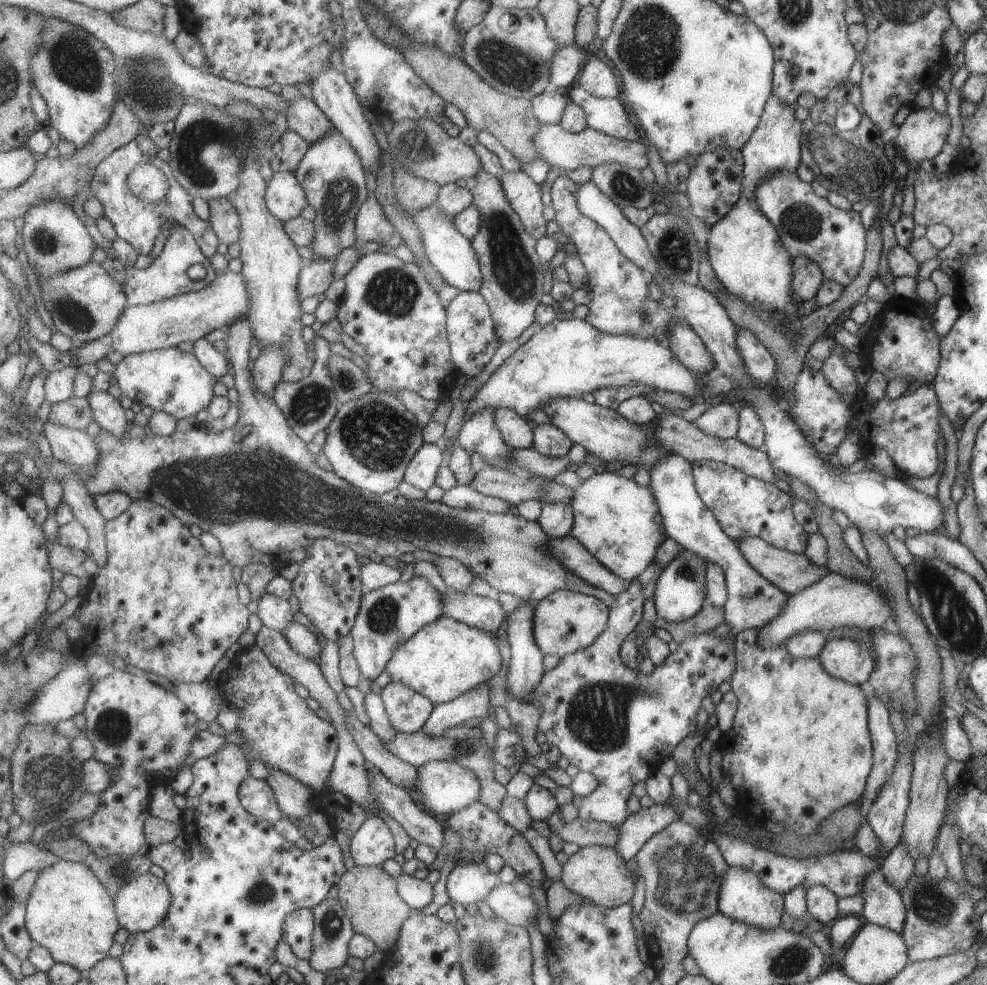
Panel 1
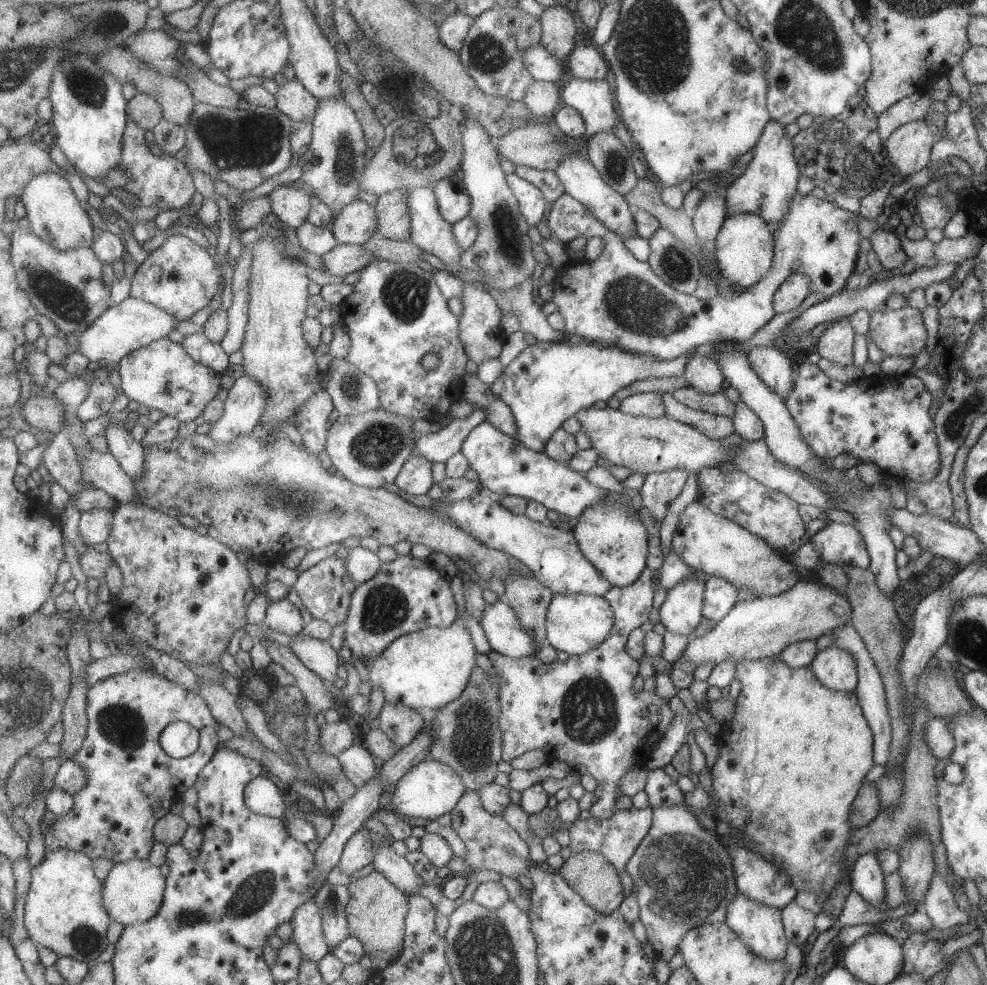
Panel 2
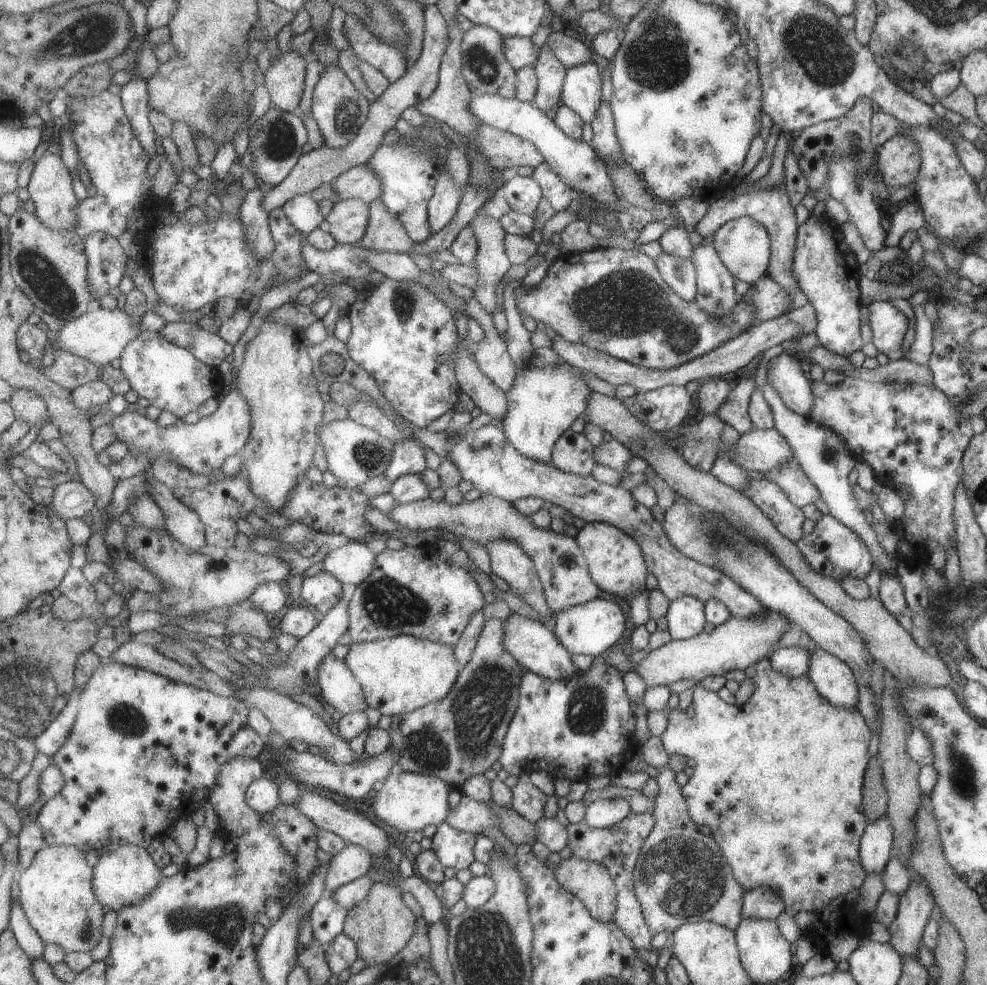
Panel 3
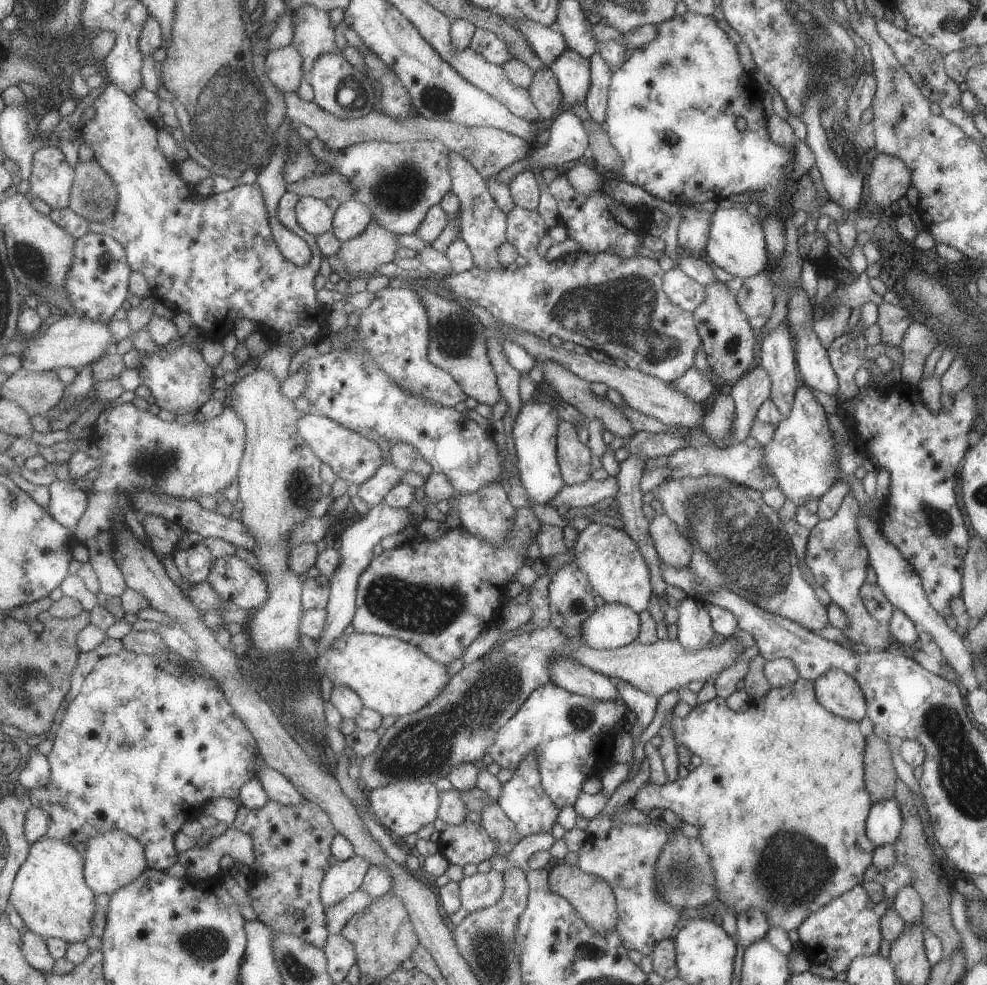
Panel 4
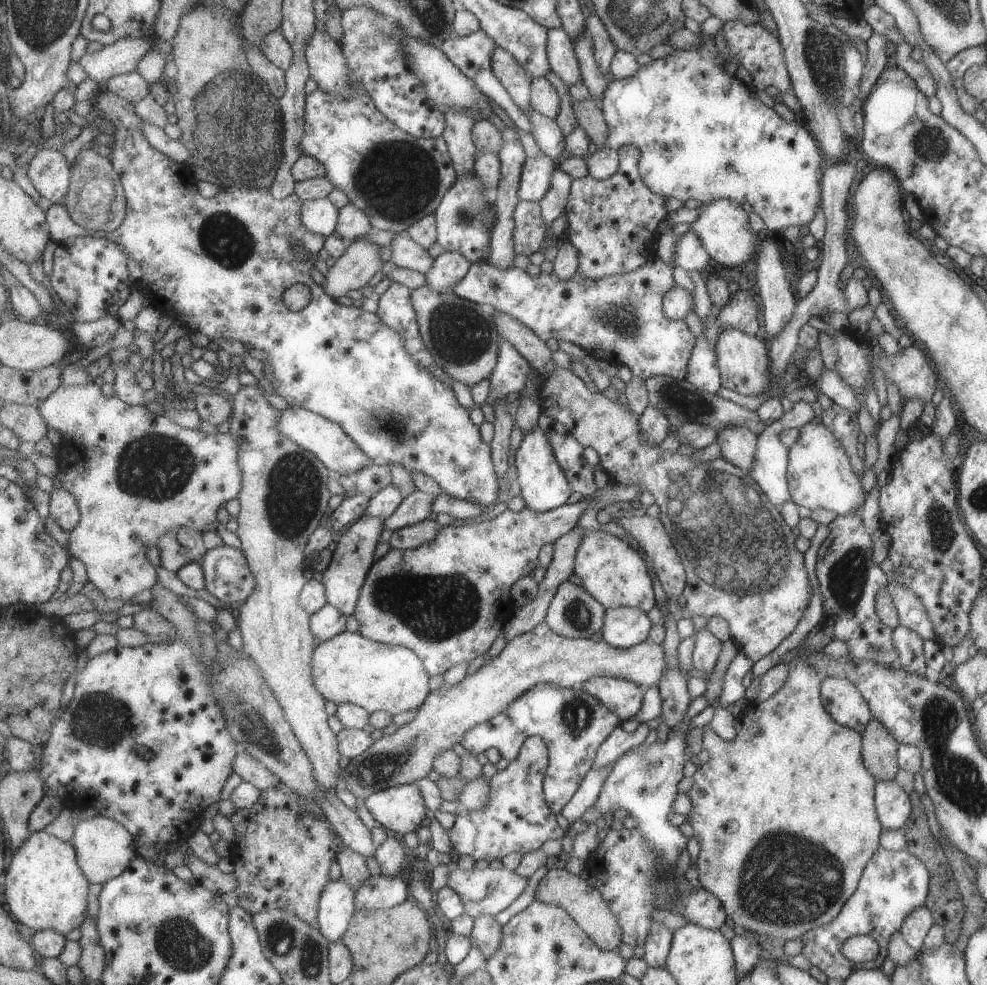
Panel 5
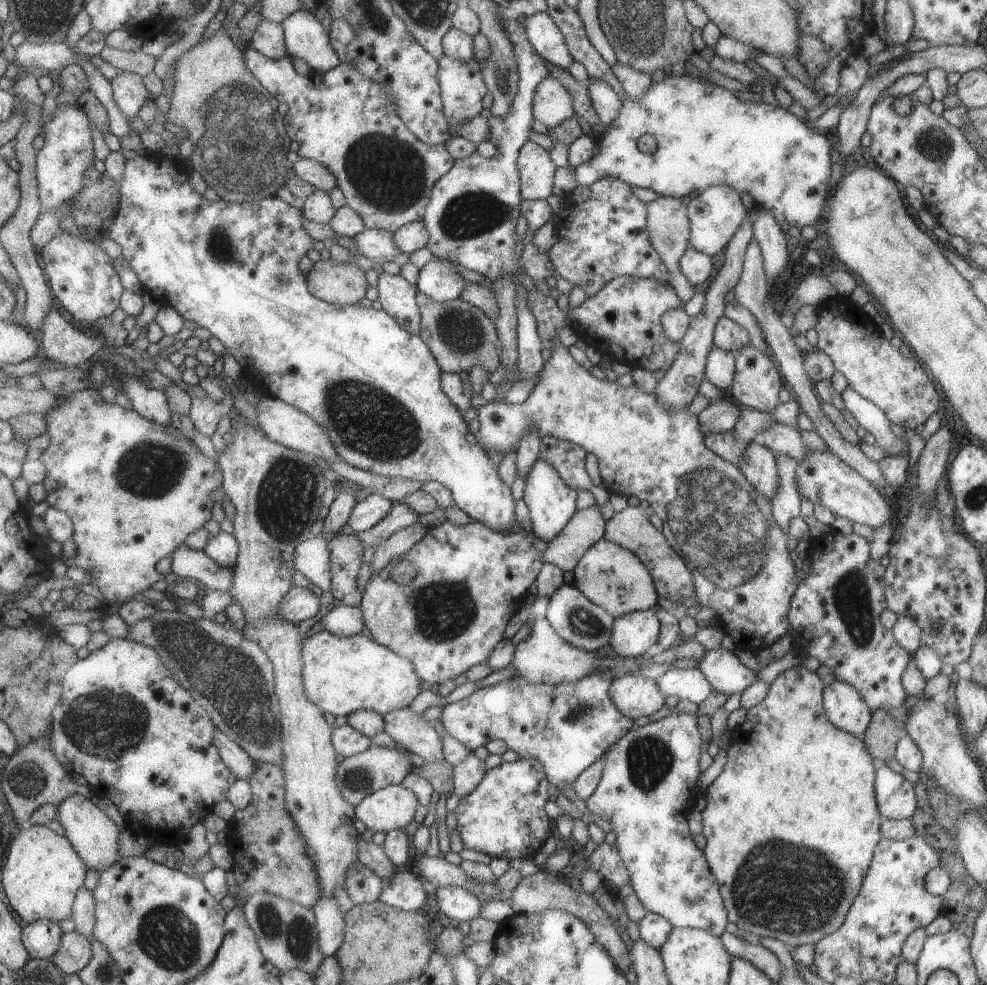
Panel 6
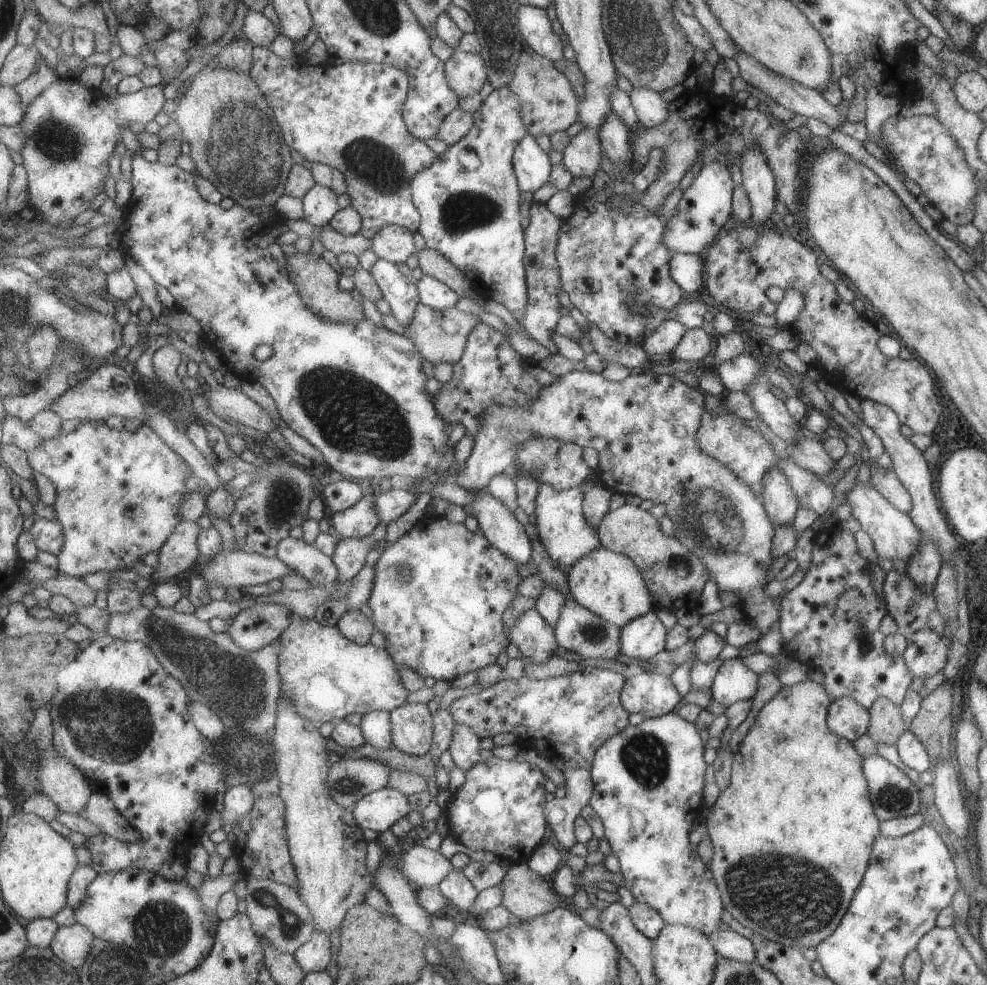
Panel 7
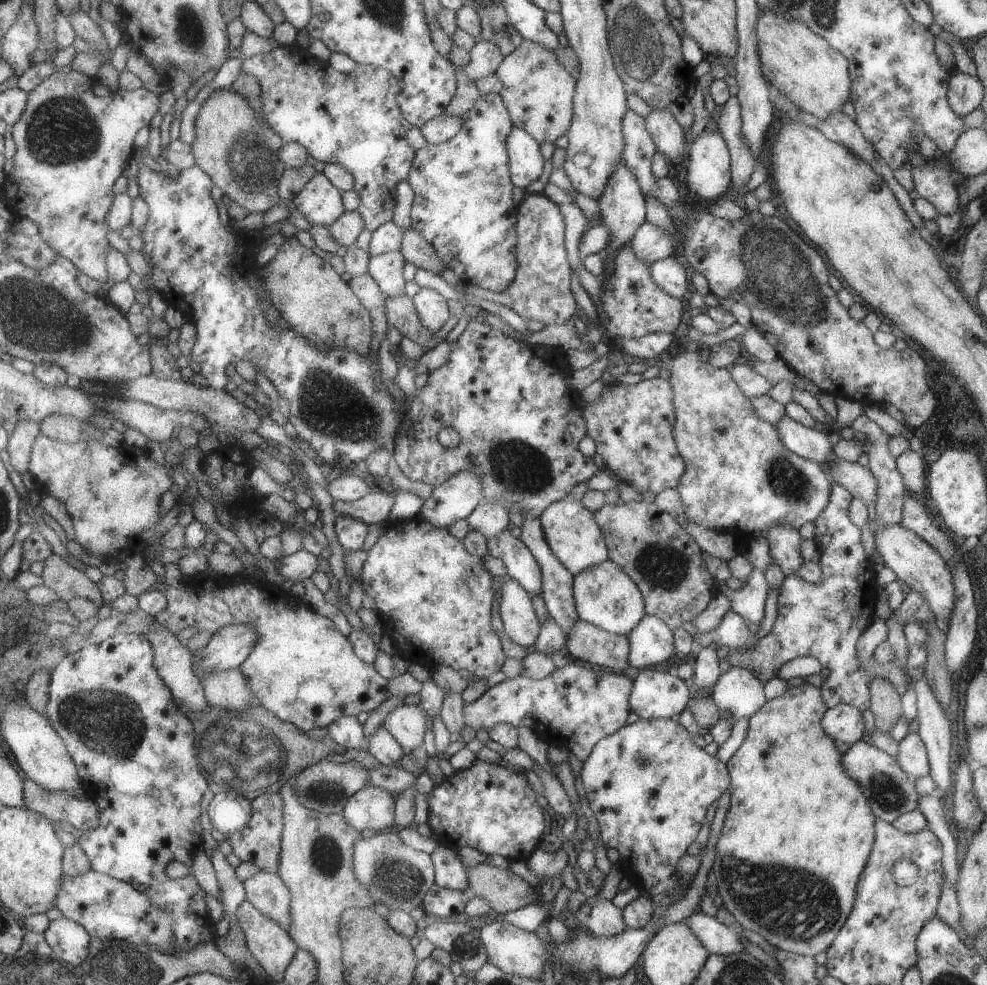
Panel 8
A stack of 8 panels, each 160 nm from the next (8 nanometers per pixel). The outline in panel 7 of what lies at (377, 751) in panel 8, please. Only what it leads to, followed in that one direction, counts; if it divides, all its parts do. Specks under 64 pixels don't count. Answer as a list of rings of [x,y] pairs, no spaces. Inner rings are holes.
[[[389,711],[368,712],[362,717],[360,727],[367,743],[382,749],[393,748],[392,718]]]

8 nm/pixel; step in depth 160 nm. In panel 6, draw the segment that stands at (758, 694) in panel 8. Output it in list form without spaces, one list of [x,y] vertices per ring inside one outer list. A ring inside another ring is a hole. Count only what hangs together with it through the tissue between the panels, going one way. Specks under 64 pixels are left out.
[[[723,647],[705,650],[697,668],[703,673],[710,688],[724,694],[740,693],[755,679],[751,669],[747,669],[733,655]]]

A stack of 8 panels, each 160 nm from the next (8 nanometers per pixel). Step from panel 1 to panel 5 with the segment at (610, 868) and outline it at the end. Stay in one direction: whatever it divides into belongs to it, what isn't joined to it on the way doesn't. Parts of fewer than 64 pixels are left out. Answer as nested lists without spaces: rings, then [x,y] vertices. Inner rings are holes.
[[[550,868],[545,878],[541,881],[537,899],[549,904],[561,905],[576,920],[579,927],[596,941],[601,948],[619,947],[622,939],[620,924],[617,922],[617,916],[611,912],[607,901],[601,897],[601,894],[595,887],[589,886],[586,880],[579,875],[572,874],[566,869]]]

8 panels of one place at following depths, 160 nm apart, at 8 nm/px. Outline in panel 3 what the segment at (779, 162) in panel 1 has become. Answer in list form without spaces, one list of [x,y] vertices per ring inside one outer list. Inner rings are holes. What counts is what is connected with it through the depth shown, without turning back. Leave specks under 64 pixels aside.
[[[775,184],[773,187],[763,188],[763,190],[751,190],[742,195],[719,197],[709,202],[708,209],[704,216],[698,221],[695,231],[702,237],[714,234],[715,229],[730,220],[748,216],[763,225],[770,238],[770,257],[766,274],[777,284],[780,284],[792,296],[792,308],[799,308],[807,304],[806,296],[802,294],[798,287],[798,282],[790,273],[790,258],[795,244],[797,223],[795,213],[789,197],[785,193],[784,184]]]

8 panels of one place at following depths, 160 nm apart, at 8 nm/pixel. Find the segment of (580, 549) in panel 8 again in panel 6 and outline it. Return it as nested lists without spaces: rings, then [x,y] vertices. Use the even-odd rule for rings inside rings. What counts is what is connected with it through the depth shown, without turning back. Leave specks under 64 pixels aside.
[[[541,456],[535,461],[526,478],[522,498],[529,508],[533,532],[538,538],[550,543],[576,515],[578,490],[571,488],[561,473]]]

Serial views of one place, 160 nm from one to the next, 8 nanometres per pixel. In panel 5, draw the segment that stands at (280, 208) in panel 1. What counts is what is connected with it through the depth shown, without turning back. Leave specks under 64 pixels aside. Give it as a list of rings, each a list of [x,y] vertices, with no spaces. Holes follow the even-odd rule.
[[[327,197],[304,201],[302,221],[311,232],[330,237],[337,231],[339,218],[340,210]]]

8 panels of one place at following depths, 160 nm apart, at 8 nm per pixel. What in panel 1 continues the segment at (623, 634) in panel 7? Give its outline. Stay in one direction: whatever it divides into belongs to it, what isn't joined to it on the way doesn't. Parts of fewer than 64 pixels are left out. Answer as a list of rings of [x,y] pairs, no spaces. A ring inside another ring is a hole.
[[[561,589],[541,600],[536,606],[534,618],[534,627],[536,630],[537,644],[541,647],[544,654],[556,654],[559,658],[580,651],[582,648],[588,647],[597,635],[607,626],[609,606],[600,601],[597,597],[586,595],[580,591],[572,591]]]

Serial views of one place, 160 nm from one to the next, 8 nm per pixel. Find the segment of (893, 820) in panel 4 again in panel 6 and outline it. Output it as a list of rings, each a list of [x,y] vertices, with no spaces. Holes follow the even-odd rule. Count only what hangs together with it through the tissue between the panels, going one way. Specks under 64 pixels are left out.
[[[876,763],[874,769],[874,789],[878,814],[886,819],[909,819],[913,814],[916,803],[916,794],[913,784],[900,774],[895,773],[887,764]]]

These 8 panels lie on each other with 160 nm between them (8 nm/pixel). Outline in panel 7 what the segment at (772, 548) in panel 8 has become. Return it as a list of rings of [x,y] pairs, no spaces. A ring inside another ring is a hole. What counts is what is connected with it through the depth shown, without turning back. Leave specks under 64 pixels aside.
[[[775,467],[768,468],[762,476],[761,484],[759,498],[774,528],[777,525],[792,524],[798,500],[783,472]]]

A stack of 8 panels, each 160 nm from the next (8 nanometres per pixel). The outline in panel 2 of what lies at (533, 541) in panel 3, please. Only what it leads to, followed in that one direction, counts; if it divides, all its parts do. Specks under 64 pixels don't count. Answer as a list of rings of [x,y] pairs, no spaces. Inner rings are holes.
[[[490,493],[473,495],[453,501],[438,511],[449,515],[465,532],[477,537],[491,548],[501,549],[528,564],[534,576],[555,594],[585,593],[603,597],[612,584],[585,558],[573,530],[531,520],[529,516],[509,512],[503,502]]]

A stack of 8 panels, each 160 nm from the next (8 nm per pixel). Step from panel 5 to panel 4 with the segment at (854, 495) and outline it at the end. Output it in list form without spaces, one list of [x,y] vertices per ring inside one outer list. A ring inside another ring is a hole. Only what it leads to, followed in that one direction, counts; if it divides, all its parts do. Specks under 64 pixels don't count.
[[[799,383],[793,394],[791,414],[776,425],[771,442],[763,446],[761,462],[777,480],[778,489],[794,506],[816,498],[819,500],[841,477],[839,460],[833,456],[833,440],[827,423],[827,410],[813,397],[812,391]]]

